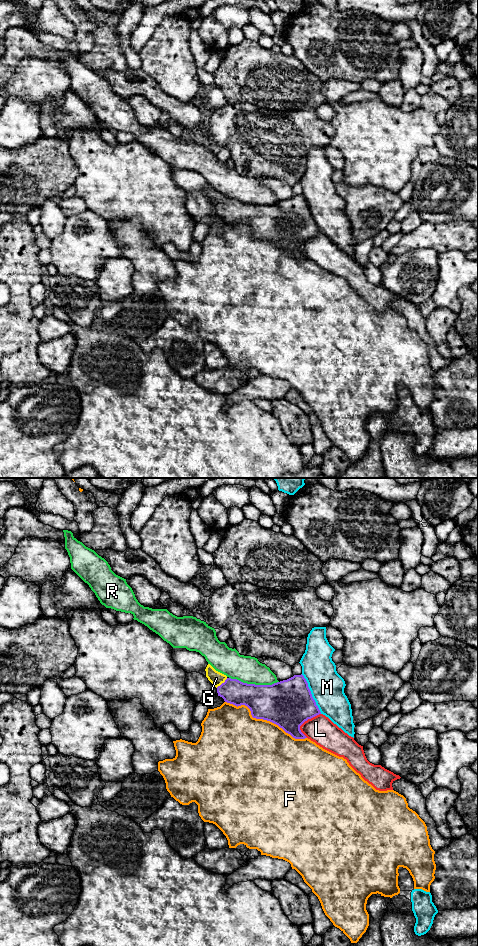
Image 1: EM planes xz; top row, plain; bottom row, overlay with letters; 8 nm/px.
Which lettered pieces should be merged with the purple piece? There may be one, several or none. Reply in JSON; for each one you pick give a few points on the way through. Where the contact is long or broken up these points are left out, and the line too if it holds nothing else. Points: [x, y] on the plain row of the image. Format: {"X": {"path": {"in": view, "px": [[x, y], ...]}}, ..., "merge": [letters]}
{"G": {"path": {"in": "xz", "px": [[233, 211], [222, 203], [216, 198]]}}, "merge": ["G"]}

